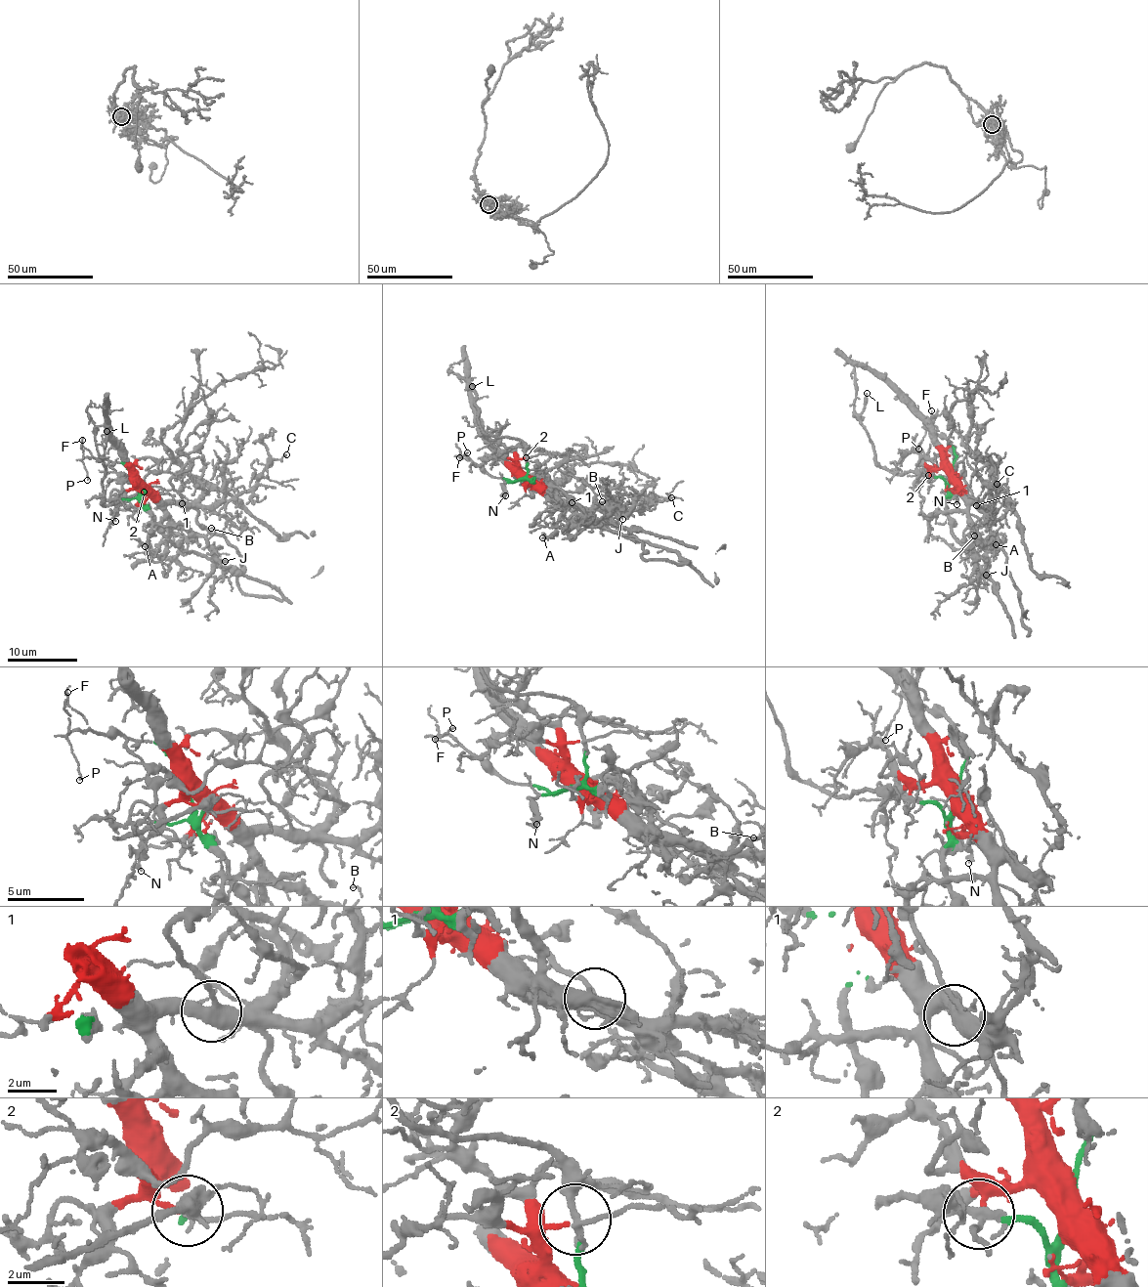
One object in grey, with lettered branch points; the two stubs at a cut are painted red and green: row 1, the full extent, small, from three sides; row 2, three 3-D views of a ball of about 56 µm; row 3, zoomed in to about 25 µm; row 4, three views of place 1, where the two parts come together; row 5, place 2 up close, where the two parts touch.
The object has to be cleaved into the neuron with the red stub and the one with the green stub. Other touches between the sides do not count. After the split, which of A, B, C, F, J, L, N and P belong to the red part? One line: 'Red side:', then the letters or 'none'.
Red side: A, B, C, J

